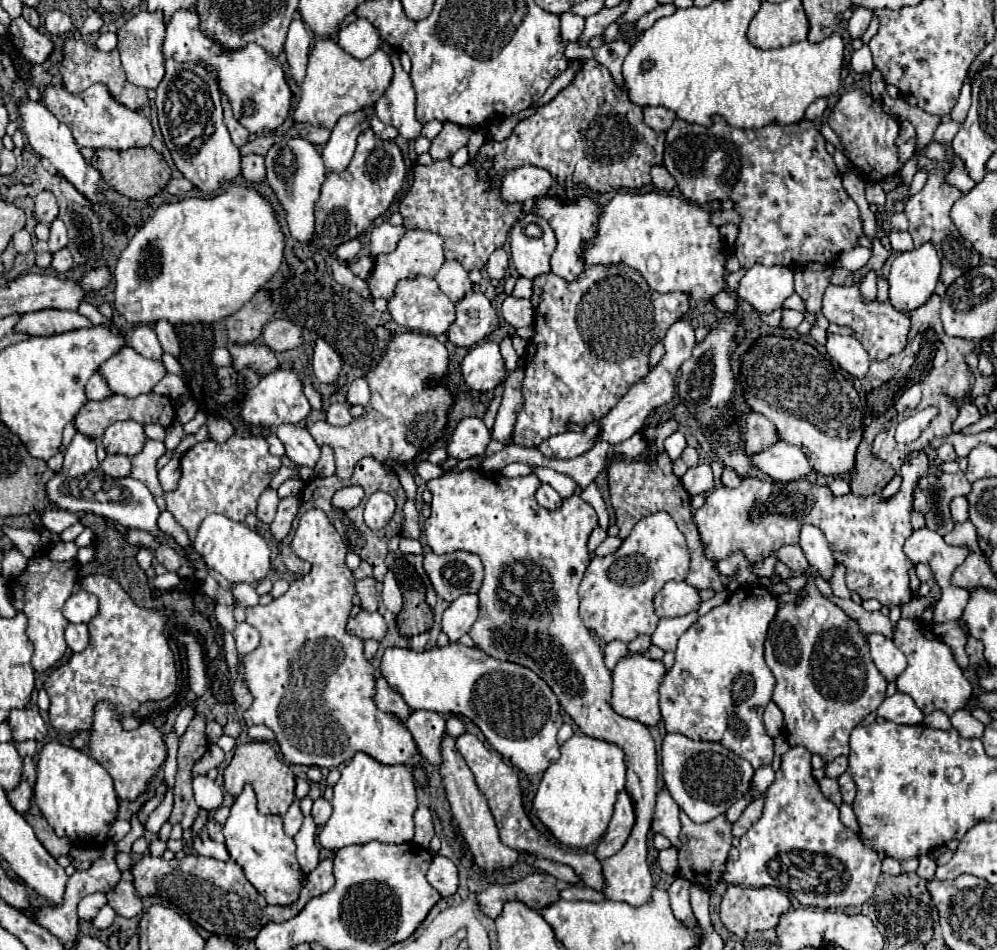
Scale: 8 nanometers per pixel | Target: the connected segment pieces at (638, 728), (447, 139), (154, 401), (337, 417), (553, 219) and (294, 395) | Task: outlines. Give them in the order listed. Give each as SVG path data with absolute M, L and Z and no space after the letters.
M467 469L461 473L447 473L439 479L431 479L427 481L427 489L433 493L433 501L431 515L425 519L425 537L429 547L439 555L469 551L477 553L485 565L485 581L479 591L479 617L469 631L475 645L491 657L515 661L533 669L555 691L561 707L571 715L571 719L585 735L615 743L623 749L627 765L627 789L635 801L637 821L627 843L613 857L601 859L605 881L605 889L601 893L605 895L605 899L625 901L633 907L639 907L651 901L653 891L653 879L647 865L647 831L651 829L657 795L655 745L645 725L621 717L609 705L609 693L613 687L611 671L605 667L599 645L579 617L577 587L589 565L587 537L597 527L597 513L579 497L581 489L577 489L573 497L563 499L563 505L557 511L547 511L535 501L535 491L539 489L539 485L541 481L537 479L537 475L509 479L499 471L493 473L485 469Z
M443 123L441 133L431 141L429 153L435 161L441 161L441 159L449 159L463 145L467 145L467 131L461 125Z
M145 393L145 395L137 395L137 397L121 397L121 395L111 395L103 401L87 401L77 417L75 417L75 429L91 439L101 439L105 429L115 423L115 421L125 421L125 419L133 419L141 425L147 425L147 423L159 423L163 427L169 427L173 421L175 421L175 409L173 409L173 403L169 397L163 397L163 395L157 395L157 393Z
M331 403L325 415L327 415L325 421L331 425L349 425L351 423L351 413L349 413L347 403Z
M541 197L535 201L533 213L547 219L557 235L557 249L551 257L551 271L567 281L575 281L585 269L581 255L585 249L585 241L589 241L597 231L597 219L601 215L601 205L591 201L589 197L581 197L577 201L565 201L565 203L561 203L559 197Z
M277 369L263 377L257 387L253 387L247 397L241 403L241 419L251 425L265 425L265 427L277 427L281 423L301 423L309 415L311 407L307 397L303 395L301 377L293 369Z

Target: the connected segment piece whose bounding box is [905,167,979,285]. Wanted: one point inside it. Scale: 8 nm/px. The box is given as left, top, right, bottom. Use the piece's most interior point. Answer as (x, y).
(928, 212)

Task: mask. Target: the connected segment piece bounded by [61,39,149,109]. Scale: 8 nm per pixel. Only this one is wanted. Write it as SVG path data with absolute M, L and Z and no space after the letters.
M69 39L65 41L63 45L63 63L61 63L61 75L63 75L63 85L69 93L77 95L81 91L85 91L89 85L95 85L95 83L103 83L111 97L129 107L129 109L143 109L147 107L149 103L149 97L147 97L147 89L141 89L137 85L131 85L127 79L125 79L125 71L121 67L121 61L119 61L119 53L117 51L109 51L109 53L103 53L91 45L87 45L85 41L81 39Z

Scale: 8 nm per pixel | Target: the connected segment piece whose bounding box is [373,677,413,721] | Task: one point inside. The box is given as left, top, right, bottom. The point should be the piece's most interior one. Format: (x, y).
(385, 699)

